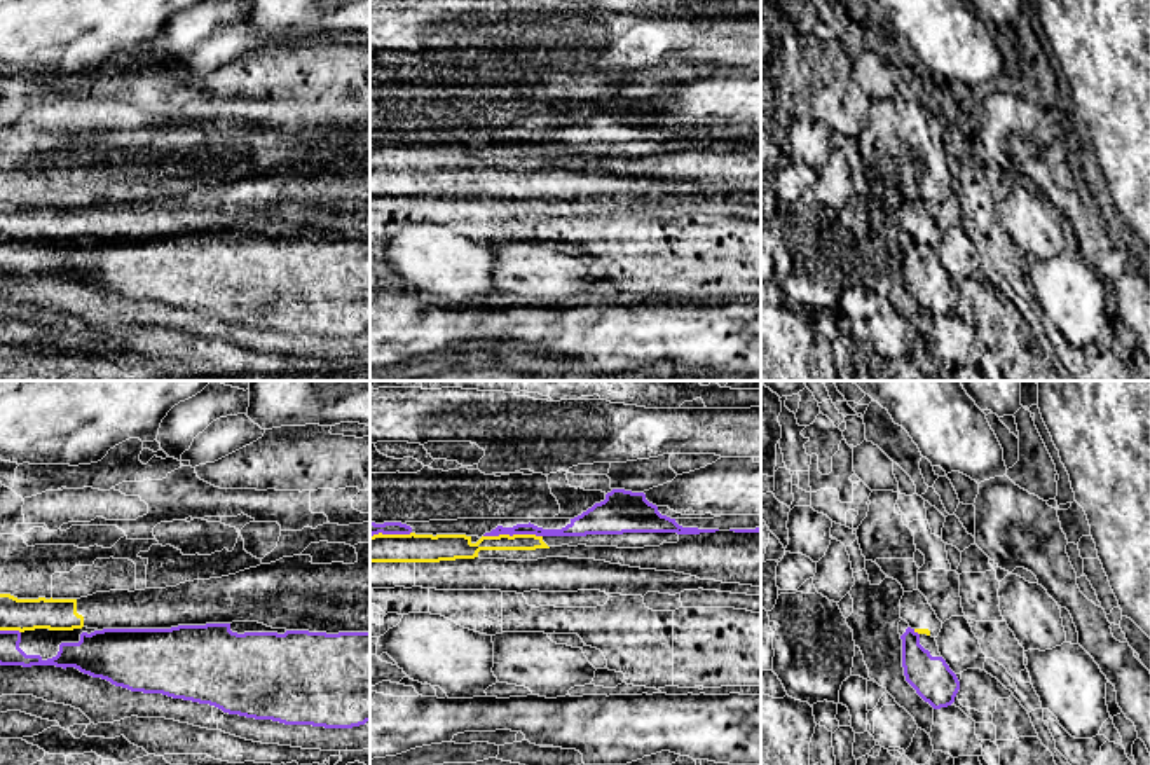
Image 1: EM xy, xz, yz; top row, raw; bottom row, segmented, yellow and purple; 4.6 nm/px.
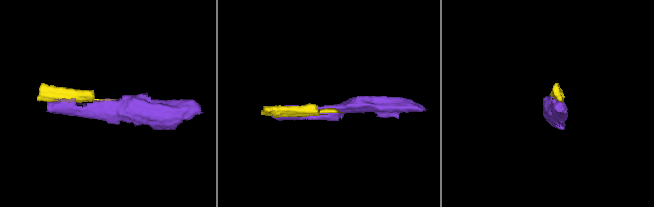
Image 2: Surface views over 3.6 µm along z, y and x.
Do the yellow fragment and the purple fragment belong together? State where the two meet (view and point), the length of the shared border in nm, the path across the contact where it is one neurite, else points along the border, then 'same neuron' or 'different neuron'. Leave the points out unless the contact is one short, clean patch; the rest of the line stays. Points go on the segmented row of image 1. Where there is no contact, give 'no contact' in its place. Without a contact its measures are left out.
meets yellow in xz at (513, 535); contact 280 nm long; different neuron

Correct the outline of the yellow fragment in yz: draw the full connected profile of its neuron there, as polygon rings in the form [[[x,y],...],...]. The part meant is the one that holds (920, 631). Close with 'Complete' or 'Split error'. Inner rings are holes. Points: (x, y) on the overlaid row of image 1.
[[[918,589],[904,592],[900,599],[900,618],[918,634],[937,638],[942,629],[942,622]]]. Split error

